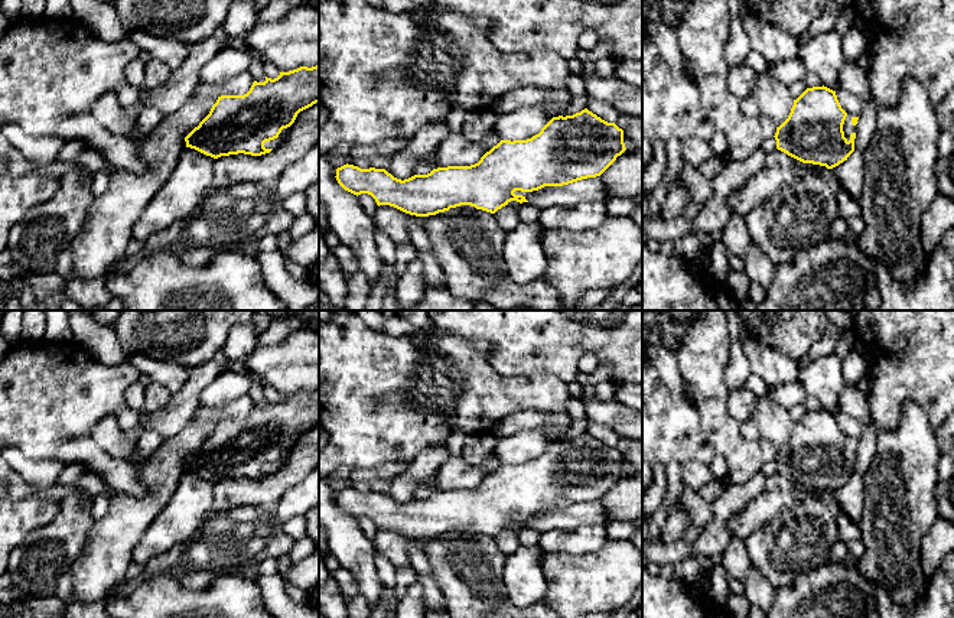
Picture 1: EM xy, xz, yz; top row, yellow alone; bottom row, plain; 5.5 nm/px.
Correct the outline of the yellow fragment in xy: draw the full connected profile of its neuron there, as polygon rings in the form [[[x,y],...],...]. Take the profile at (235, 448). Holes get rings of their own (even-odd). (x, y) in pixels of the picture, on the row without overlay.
[[[319,388],[300,390],[289,396],[280,396],[274,403],[254,404],[244,419],[221,419],[209,438],[186,461],[186,471],[218,482],[229,478],[261,479],[273,472],[264,466],[279,461],[283,452],[290,451],[297,438],[319,426]]]

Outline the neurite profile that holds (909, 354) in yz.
[[[843,310],[853,319],[852,331],[866,361],[872,387],[872,420],[893,430],[905,403],[916,403],[938,429],[954,414],[954,310]]]

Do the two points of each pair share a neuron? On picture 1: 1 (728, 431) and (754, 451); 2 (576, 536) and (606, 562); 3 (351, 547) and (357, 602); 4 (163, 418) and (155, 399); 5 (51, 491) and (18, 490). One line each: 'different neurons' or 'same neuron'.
1: same neuron
2: different neurons
3: different neurons
4: different neurons
5: same neuron

